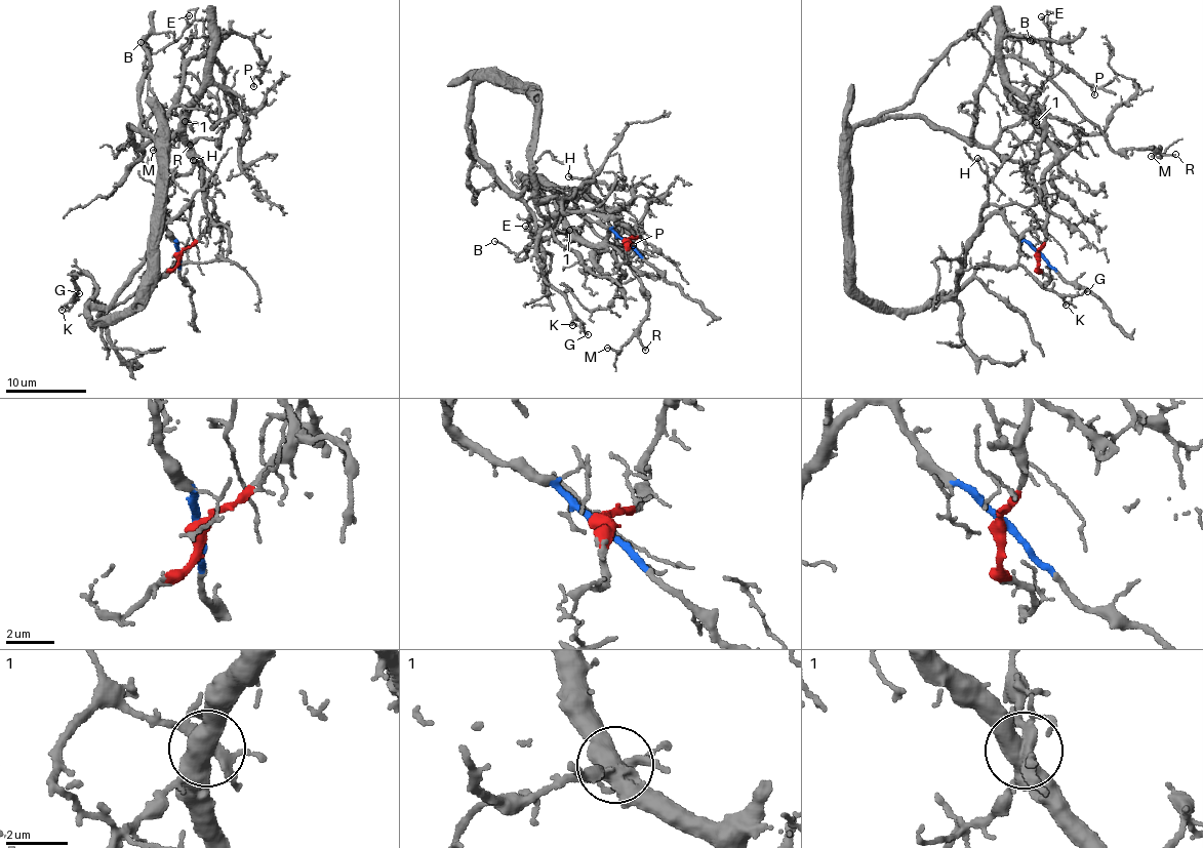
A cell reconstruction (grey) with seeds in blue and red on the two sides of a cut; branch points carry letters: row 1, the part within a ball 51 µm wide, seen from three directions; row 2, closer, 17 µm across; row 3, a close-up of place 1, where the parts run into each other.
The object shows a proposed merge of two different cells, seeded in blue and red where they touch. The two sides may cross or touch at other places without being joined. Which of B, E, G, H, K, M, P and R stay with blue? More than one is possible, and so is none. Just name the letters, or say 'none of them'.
B, E, G, H, K, M, R

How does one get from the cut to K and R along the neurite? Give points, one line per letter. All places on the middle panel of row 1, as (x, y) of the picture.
K: (627, 242), (578, 209), (575, 196), (547, 196), (537, 208), (548, 221), (537, 265), (567, 299), (571, 324)
R: (627, 242), (575, 195), (537, 200), (534, 96), (479, 79), (478, 162), (625, 255), (648, 303), (645, 350)

